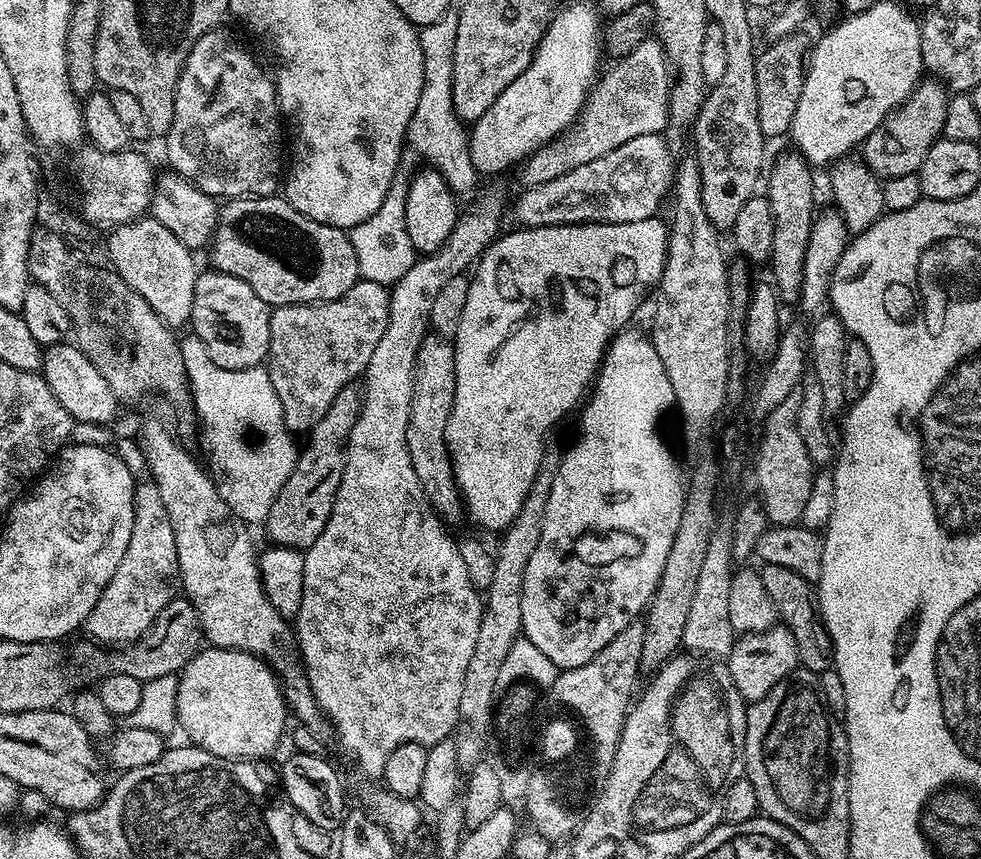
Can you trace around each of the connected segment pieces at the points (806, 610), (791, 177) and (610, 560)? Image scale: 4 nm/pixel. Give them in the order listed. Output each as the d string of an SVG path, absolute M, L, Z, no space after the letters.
M764 564L759 569L759 574L762 578L762 586L766 586L766 594L770 594L770 602L774 602L777 617L782 621L783 627L788 628L790 634L794 636L802 667L817 674L833 667L832 639L820 618L813 585L798 574L794 574L794 570L786 570L786 566Z
M791 154L785 160L780 160L772 168L772 173L767 173L766 184L768 180L768 191L766 197L772 206L774 220L774 238L772 246L772 255L770 259L770 267L772 266L771 283L774 285L779 299L785 305L795 305L800 298L800 287L802 286L802 266L806 258L806 246L810 242L810 230L814 219L814 211L812 212L812 172L807 160L799 155Z
M621 330L612 338L612 343L608 346L608 351L604 353L604 359L600 366L600 371L594 380L594 387L591 389L590 395L587 397L586 403L583 405L584 413L580 416L580 433L576 436L576 441L568 448L568 453L560 456L560 465L556 468L556 477L552 483L550 490L550 502L546 502L546 518L542 518L542 538L538 538L538 546L534 550L533 556L530 558L530 566L526 566L526 582L522 582L522 636L523 639L534 642L534 646L538 646L538 650L542 650L542 654L546 654L546 658L550 658L550 662L554 662L557 669L577 668L586 662L590 662L590 658L594 658L594 654L598 654L598 650L602 650L602 646L610 646L610 642L614 642L614 638L618 638L618 634L622 634L622 630L626 630L626 626L637 623L638 617L647 609L652 596L656 593L658 582L662 578L662 570L666 570L666 558L670 558L670 546L674 546L674 538L678 534L678 526L682 522L682 514L684 513L684 497L686 495L685 477L680 477L680 468L676 465L676 456L668 449L668 444L664 441L664 436L660 433L660 419L673 407L672 388L670 379L667 378L667 372L663 369L662 361L655 353L649 337L642 331L628 332L629 330Z

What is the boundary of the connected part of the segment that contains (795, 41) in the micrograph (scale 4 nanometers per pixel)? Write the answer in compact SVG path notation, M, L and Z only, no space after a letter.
M804 34L783 36L781 40L772 40L769 48L756 58L756 85L758 86L758 126L765 138L772 136L787 137L792 130L794 110L802 98L802 86L808 73L810 40Z

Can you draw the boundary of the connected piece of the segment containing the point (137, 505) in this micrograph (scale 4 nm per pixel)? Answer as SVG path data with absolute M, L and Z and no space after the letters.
M141 479L134 494L134 530L130 530L130 542L126 545L126 554L122 554L122 562L118 562L118 570L114 570L114 578L106 582L106 590L102 590L102 598L98 598L94 610L90 610L82 625L83 631L88 631L89 641L101 646L133 644L139 636L147 632L162 609L169 602L177 599L182 585L178 566L178 546L174 542L175 533L174 526L170 526L170 513L166 510L166 502L162 502L162 497L158 495L155 480Z

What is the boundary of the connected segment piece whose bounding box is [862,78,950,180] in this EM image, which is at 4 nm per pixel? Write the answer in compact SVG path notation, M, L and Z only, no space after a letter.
M935 78L921 79L912 89L911 94L898 105L893 112L870 134L862 145L862 160L868 165L876 177L889 180L902 174L919 173L926 154L930 154L930 146L941 139L950 93Z

